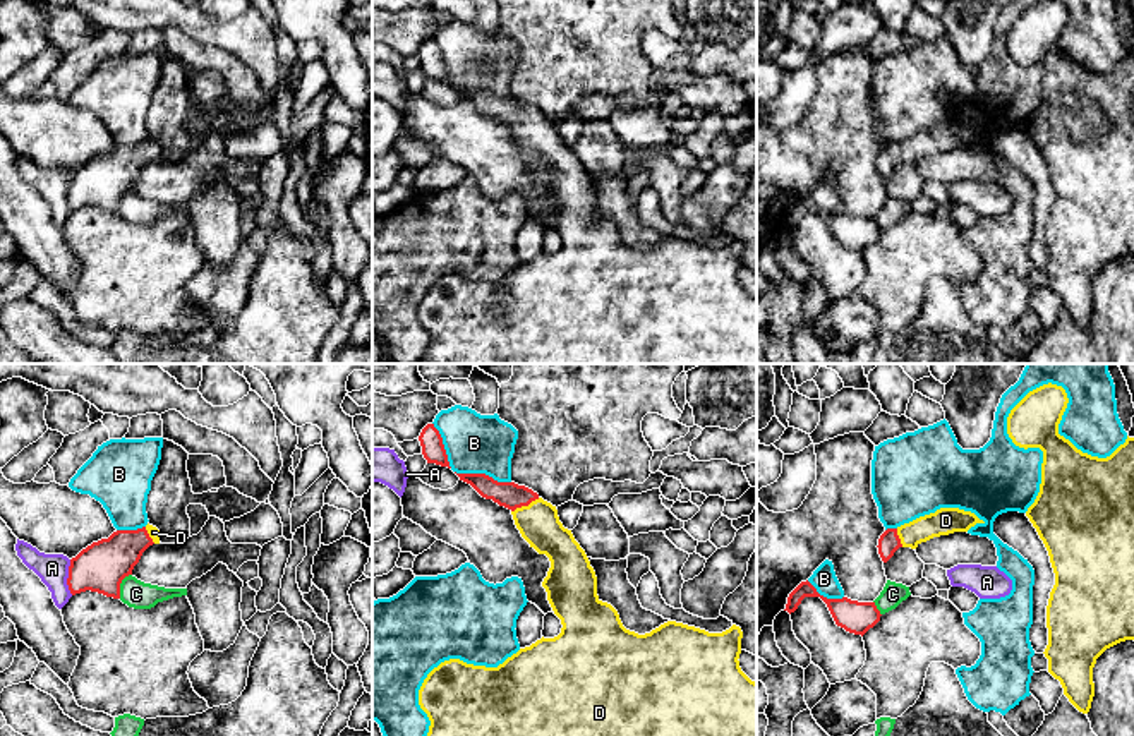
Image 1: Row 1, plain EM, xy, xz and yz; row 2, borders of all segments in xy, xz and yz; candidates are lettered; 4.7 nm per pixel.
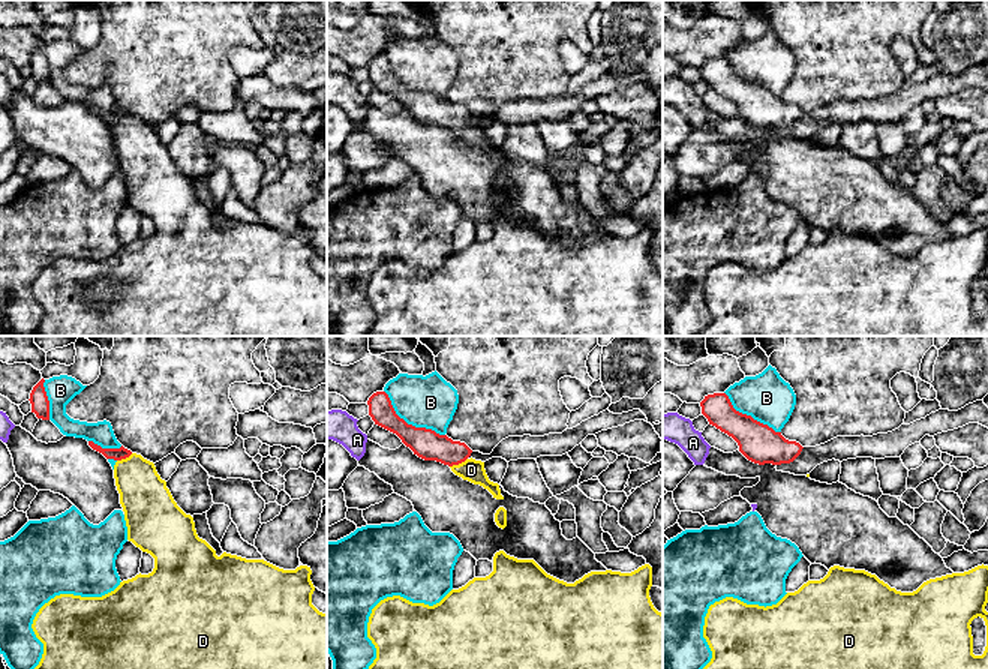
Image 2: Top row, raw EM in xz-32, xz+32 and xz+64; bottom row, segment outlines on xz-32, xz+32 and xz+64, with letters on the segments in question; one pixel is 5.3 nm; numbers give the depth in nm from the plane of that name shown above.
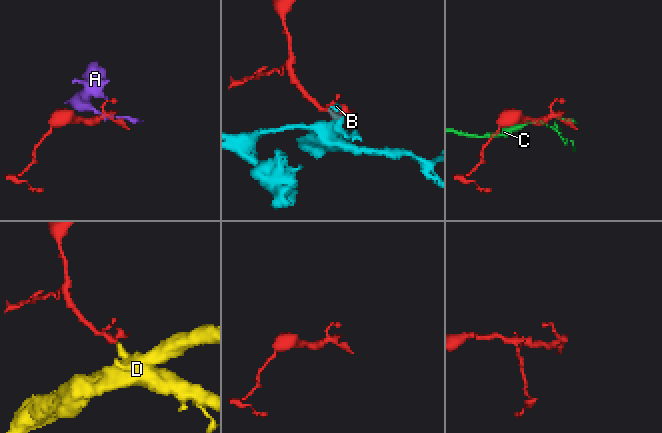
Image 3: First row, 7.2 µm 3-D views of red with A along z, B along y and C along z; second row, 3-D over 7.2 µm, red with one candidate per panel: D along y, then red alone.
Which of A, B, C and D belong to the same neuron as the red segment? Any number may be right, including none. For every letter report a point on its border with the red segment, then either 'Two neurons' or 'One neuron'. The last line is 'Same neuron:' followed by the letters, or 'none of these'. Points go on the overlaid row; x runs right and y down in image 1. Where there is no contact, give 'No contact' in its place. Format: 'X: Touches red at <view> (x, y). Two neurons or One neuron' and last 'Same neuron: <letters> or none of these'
A: Touches red at xy (69, 577). Two neurons
B: Touches red at xz (482, 474). Two neurons
C: Touches red at xy (119, 585). Two neurons
D: Touches red at xz (525, 505). One neuron
Same neuron: D

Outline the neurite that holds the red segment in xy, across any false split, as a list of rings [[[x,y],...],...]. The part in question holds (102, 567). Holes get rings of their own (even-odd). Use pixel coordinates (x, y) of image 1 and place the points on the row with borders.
[[[146,525],[137,530],[117,530],[93,542],[70,559],[67,585],[72,595],[91,590],[120,599],[120,583],[132,575],[142,552],[160,544],[160,530]]]

